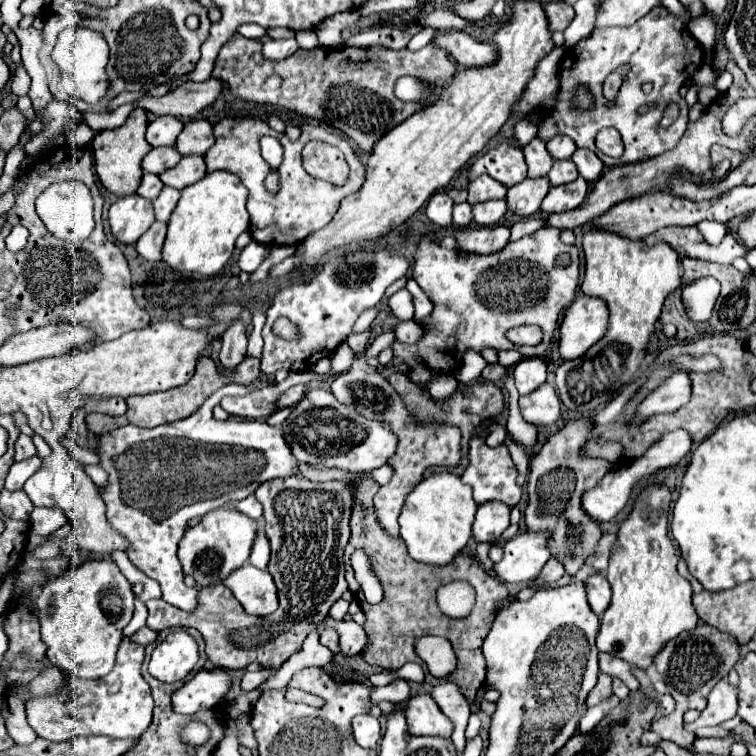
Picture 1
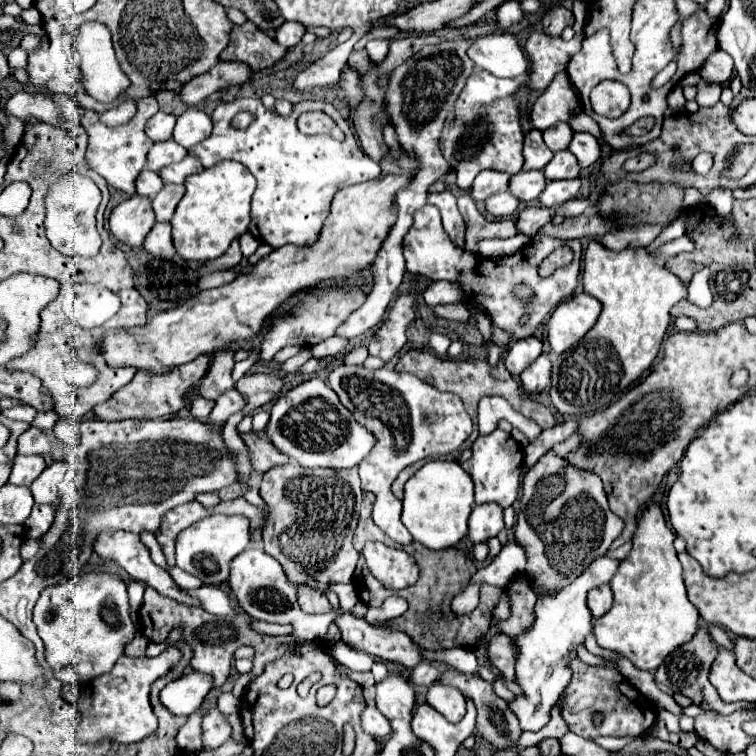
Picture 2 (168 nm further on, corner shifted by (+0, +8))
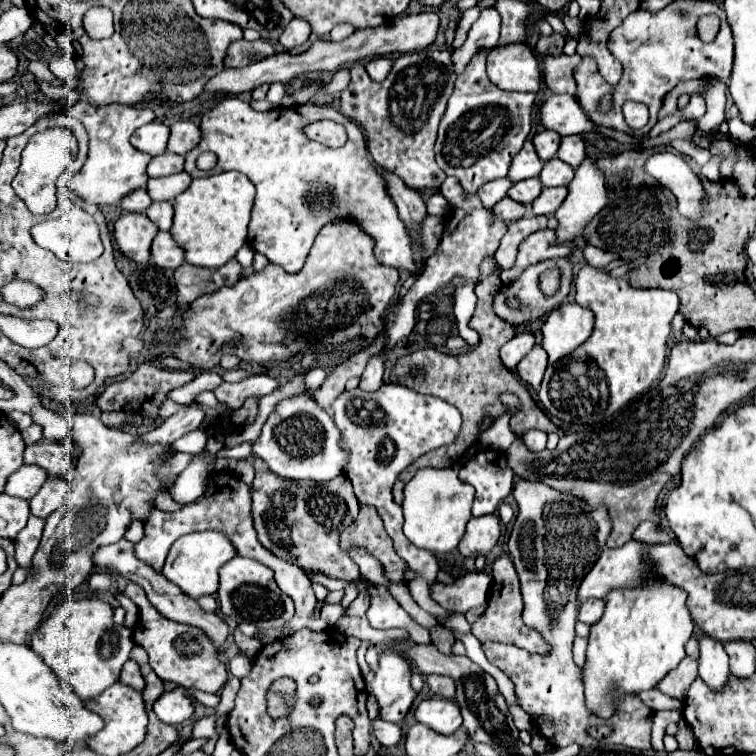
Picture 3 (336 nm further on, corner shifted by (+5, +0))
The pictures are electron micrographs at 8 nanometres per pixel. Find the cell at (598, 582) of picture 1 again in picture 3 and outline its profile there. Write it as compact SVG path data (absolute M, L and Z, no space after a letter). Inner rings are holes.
M590 598L586 600L582 606L580 606L580 612L578 612L578 620L584 622L584 624L596 624L600 620L600 616L604 614L604 600L596 600L596 598Z

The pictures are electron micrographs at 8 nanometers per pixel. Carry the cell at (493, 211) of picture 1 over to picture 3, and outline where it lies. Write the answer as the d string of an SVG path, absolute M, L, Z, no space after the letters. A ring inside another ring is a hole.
M506 196L506 198L502 198L502 200L492 208L492 212L494 212L500 220L510 222L510 220L522 218L522 216L526 214L526 206L520 204L520 202L514 202L514 200L510 200L510 198Z

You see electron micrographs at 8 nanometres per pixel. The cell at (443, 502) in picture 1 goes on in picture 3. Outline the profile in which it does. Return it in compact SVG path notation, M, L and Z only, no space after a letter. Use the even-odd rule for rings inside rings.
M422 468L416 472L416 476L404 486L404 536L422 550L430 550L432 554L446 554L452 552L458 542L464 536L464 528L466 522L472 518L470 508L472 508L472 500L474 500L474 492L470 484L464 484L458 478L458 470L454 468Z

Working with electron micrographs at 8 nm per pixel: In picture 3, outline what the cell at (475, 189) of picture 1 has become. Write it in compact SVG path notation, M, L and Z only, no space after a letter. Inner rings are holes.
M508 178L492 180L492 182L486 182L484 186L480 186L480 188L478 188L478 196L480 196L484 208L490 210L496 202L500 202L500 200L506 196L506 192L508 192L510 186L512 186L512 182L510 182Z

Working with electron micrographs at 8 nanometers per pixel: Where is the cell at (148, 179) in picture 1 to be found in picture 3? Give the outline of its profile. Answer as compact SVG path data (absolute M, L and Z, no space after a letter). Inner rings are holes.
M140 188L138 192L130 192L130 194L124 196L124 200L122 200L122 208L124 208L126 212L144 212L150 204L152 204L152 198L148 196L146 188Z

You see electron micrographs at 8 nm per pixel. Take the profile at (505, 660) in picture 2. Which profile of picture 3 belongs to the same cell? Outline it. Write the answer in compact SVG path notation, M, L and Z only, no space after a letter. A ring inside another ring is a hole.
M518 480L514 484L512 496L520 510L512 526L508 550L522 584L524 622L536 628L554 650L550 656L540 656L516 646L486 642L482 644L482 650L488 662L500 668L514 682L518 706L532 716L538 732L546 736L550 744L560 748L568 744L594 748L599 746L599 740L590 738L586 728L608 724L614 728L614 732L612 736L602 739L601 744L648 750L654 712L638 696L630 694L616 698L616 712L612 718L604 720L596 716L586 708L586 700L582 698L584 674L572 660L574 624L578 616L576 590L590 568L596 564L600 552L606 546L606 538L612 532L612 520L604 504L590 508L590 504L576 500L576 496L556 492L556 488L548 488L548 484L540 484L538 480Z

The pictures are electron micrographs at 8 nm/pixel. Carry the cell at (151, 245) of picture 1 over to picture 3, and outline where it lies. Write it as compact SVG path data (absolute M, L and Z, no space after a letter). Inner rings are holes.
M158 232L152 242L152 260L160 268L178 268L184 262L182 248L172 240L170 232Z

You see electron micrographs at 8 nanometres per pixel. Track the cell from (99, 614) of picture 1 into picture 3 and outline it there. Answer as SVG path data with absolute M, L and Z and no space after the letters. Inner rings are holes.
M98 598L65 600L52 610L32 636L32 650L40 654L52 672L68 682L82 700L98 696L118 680L122 664L128 660L134 646L132 632L114 624L112 616L112 606Z

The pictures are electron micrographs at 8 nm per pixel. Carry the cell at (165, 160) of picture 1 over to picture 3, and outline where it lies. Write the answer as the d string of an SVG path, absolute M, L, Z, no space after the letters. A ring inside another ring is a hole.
M164 152L160 156L154 156L148 164L148 176L150 178L170 176L170 174L176 174L182 170L184 170L184 156L178 156L172 152Z

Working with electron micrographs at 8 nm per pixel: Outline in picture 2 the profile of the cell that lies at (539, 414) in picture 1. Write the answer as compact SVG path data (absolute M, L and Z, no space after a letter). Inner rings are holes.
M541 354L529 368L521 372L521 384L525 392L541 392L543 388L549 386L549 374L551 374L551 360L549 354Z

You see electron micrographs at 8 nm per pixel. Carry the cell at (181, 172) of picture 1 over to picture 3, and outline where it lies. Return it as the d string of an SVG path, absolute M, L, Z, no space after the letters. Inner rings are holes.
M178 172L164 178L148 180L148 194L152 200L168 200L172 202L178 194L182 194L192 184L192 176L188 172Z

